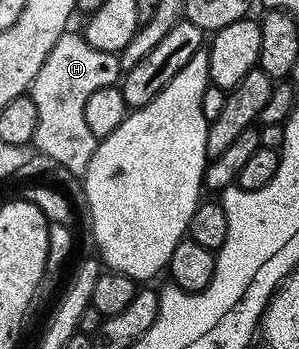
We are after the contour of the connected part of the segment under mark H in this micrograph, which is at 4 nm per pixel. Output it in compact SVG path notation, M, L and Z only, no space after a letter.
M65 31L59 42L51 46L51 54L47 54L43 66L39 66L39 74L33 79L31 95L39 122L35 126L32 147L59 167L66 168L71 175L80 177L87 170L99 143L99 137L91 134L83 115L87 98L91 98L95 90L114 87L120 81L123 69L118 53L95 50L85 35L73 31Z

